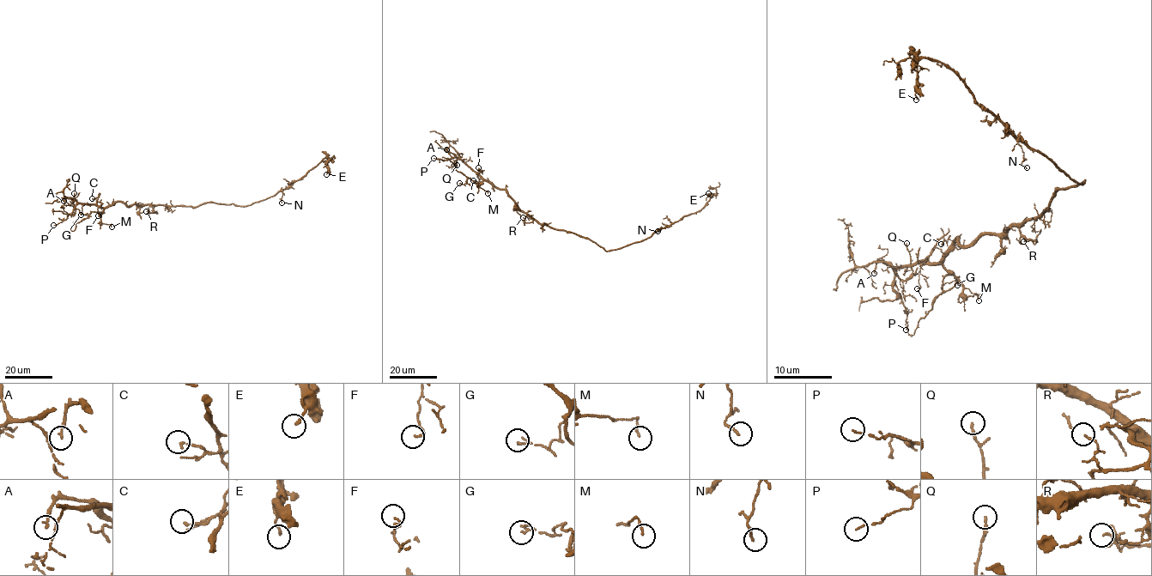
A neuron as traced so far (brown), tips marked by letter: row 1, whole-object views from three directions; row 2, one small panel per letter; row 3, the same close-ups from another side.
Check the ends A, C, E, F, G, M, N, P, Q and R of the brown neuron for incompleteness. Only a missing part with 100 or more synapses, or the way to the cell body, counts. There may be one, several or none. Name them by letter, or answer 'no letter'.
no letter

